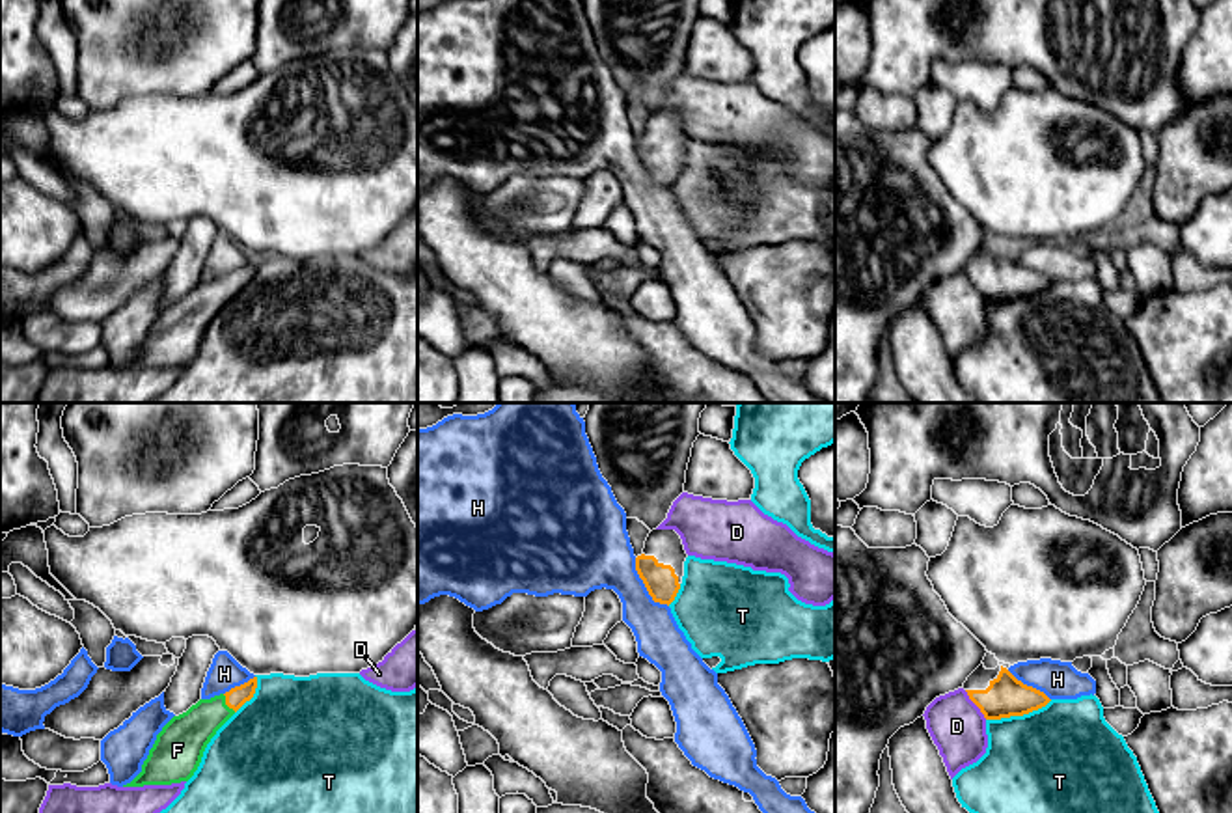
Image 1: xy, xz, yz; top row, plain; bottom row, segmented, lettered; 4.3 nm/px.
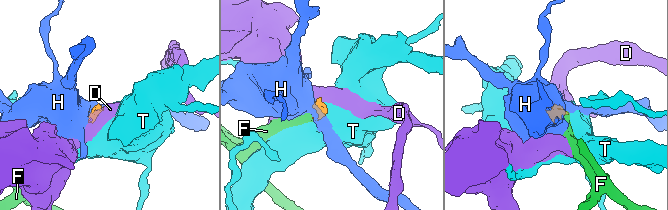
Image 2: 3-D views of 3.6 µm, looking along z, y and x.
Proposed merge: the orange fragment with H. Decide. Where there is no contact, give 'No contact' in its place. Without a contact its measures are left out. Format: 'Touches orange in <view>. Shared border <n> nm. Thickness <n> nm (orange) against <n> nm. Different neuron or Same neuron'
Touches orange in xz. Shared border 260 nm. Thickness 140 nm (orange) against 300 nm. Different neuron

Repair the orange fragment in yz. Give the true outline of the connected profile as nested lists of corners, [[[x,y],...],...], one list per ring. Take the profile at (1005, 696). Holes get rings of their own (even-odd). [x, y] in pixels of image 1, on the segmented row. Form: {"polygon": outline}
{"polygon": [[[980,664],[962,686],[986,720],[1023,716],[1046,707],[1051,699],[1018,681],[1006,668],[986,669]]]}

